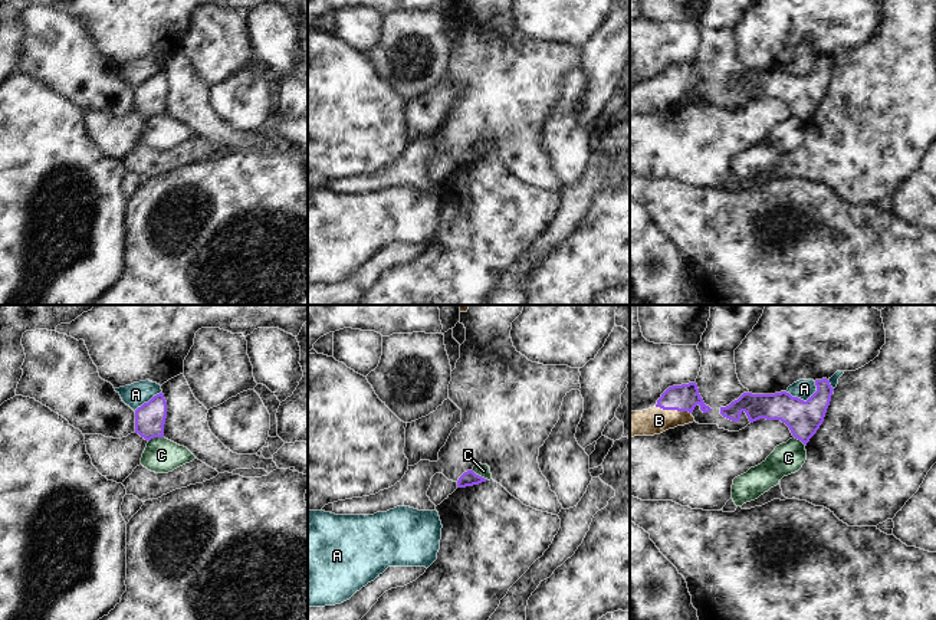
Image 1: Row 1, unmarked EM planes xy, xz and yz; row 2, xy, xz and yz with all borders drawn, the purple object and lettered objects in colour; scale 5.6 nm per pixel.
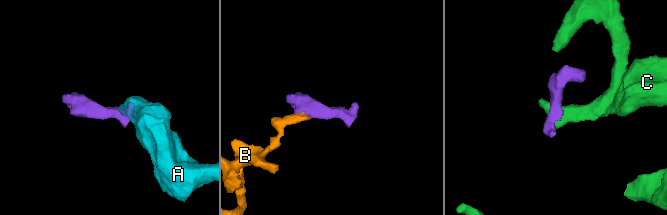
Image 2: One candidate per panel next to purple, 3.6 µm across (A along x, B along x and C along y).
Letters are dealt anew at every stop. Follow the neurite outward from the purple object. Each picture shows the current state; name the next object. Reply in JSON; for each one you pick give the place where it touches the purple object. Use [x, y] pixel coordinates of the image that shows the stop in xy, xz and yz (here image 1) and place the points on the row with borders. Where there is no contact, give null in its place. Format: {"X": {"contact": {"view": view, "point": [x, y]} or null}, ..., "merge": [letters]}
{"B": {"contact": {"view": "yz", "point": [673, 409]}}, "merge": ["B"]}

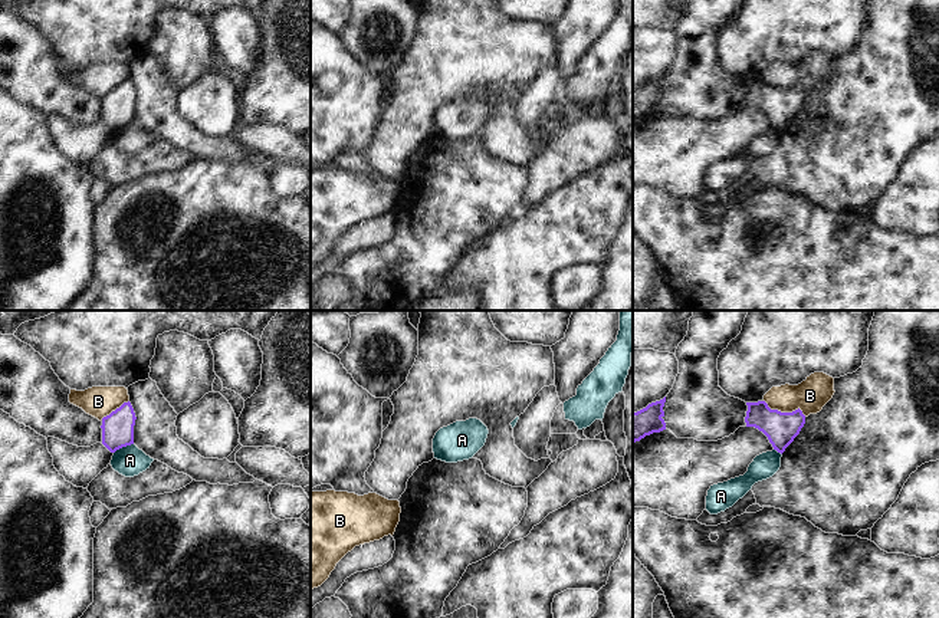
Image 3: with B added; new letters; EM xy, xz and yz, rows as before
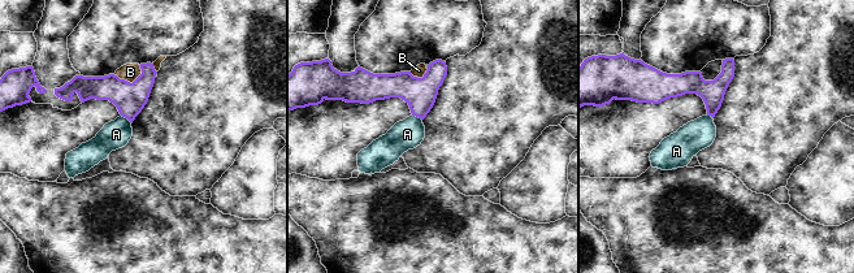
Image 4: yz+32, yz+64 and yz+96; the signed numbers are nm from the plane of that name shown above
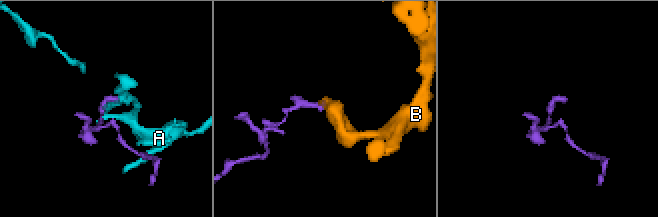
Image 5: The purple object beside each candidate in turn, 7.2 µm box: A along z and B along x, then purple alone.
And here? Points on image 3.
{"merge": []}

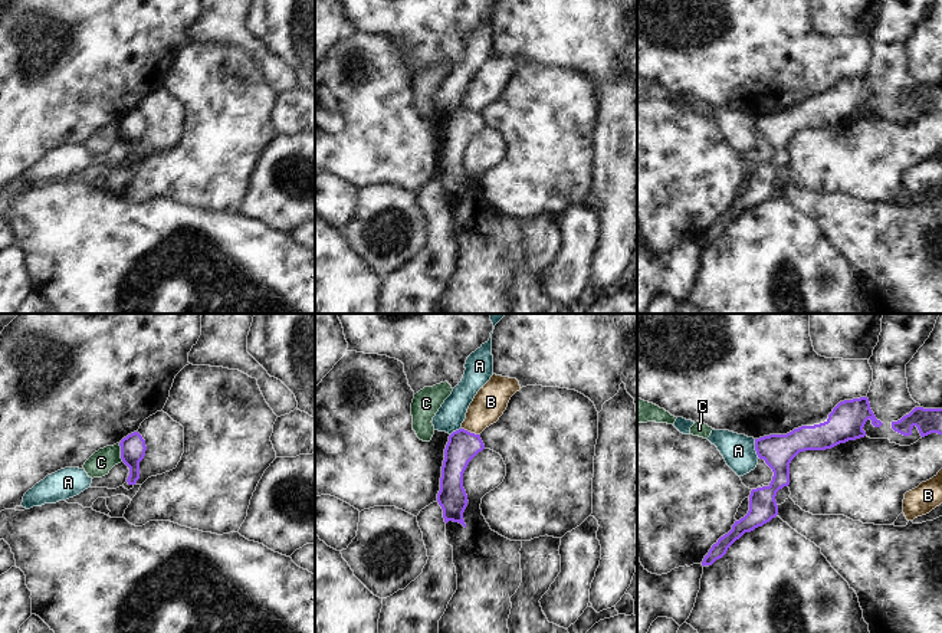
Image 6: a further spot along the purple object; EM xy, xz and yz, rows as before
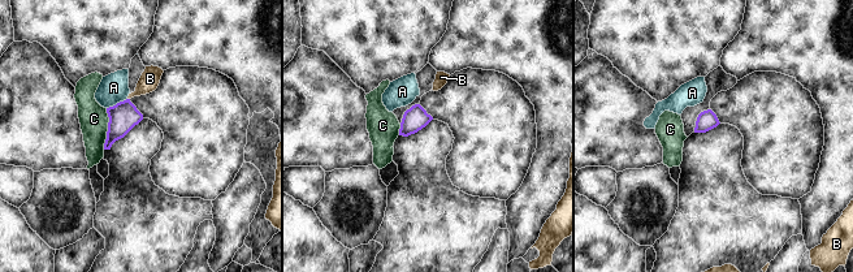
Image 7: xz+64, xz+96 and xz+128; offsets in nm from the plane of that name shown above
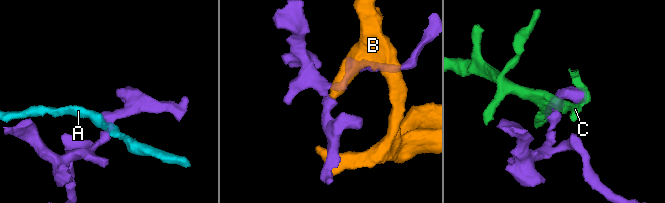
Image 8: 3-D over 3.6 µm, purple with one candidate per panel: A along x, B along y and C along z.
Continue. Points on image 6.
{"merge": []}

